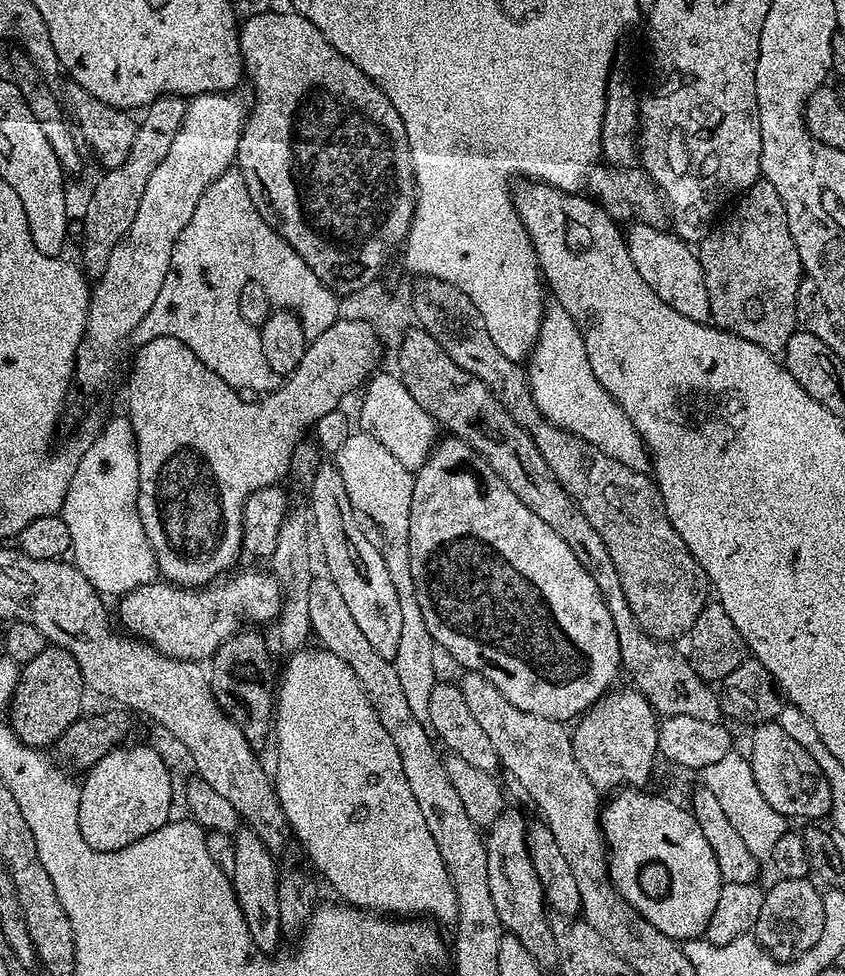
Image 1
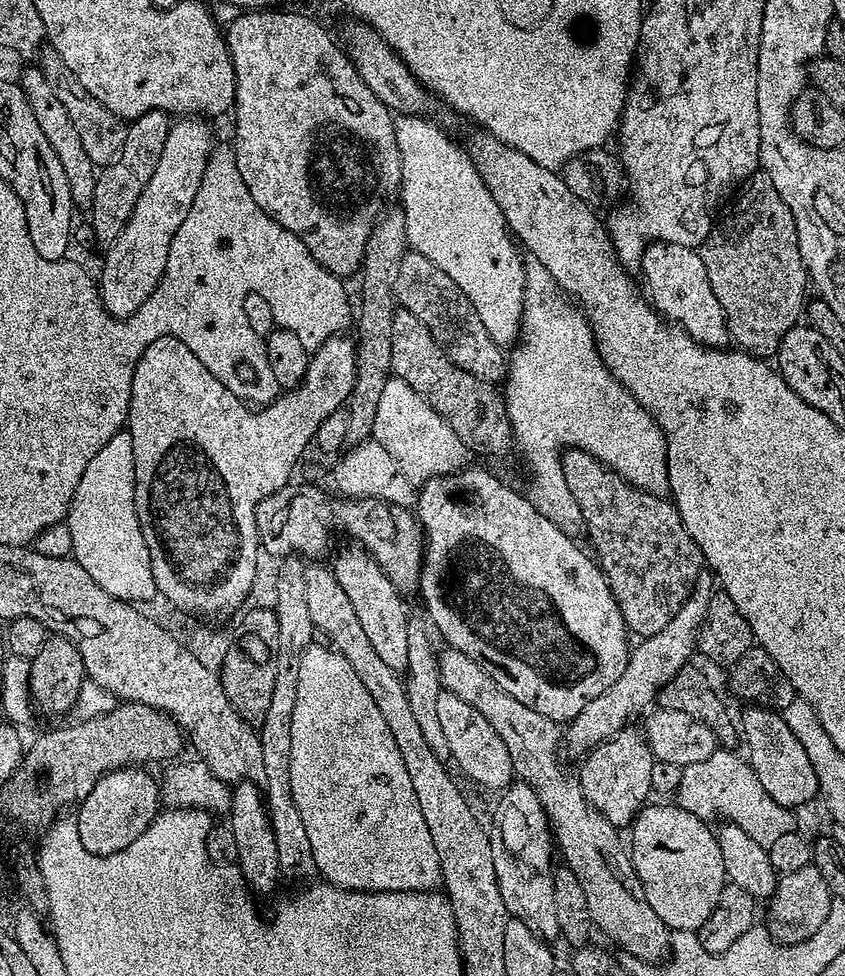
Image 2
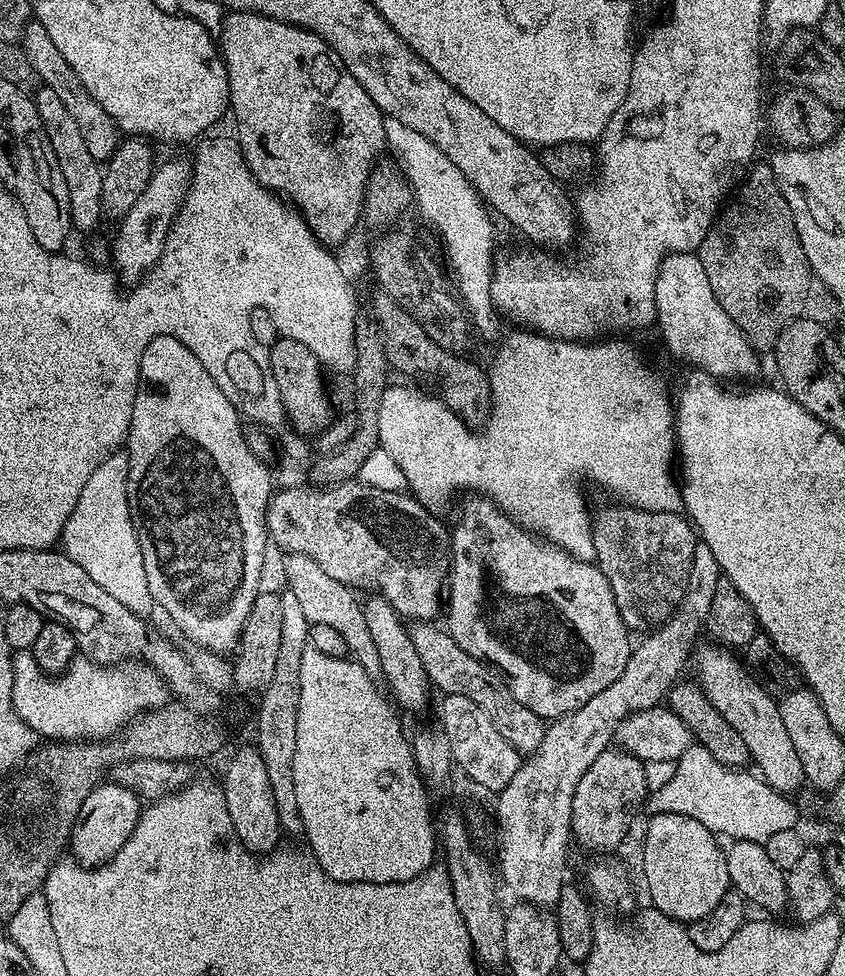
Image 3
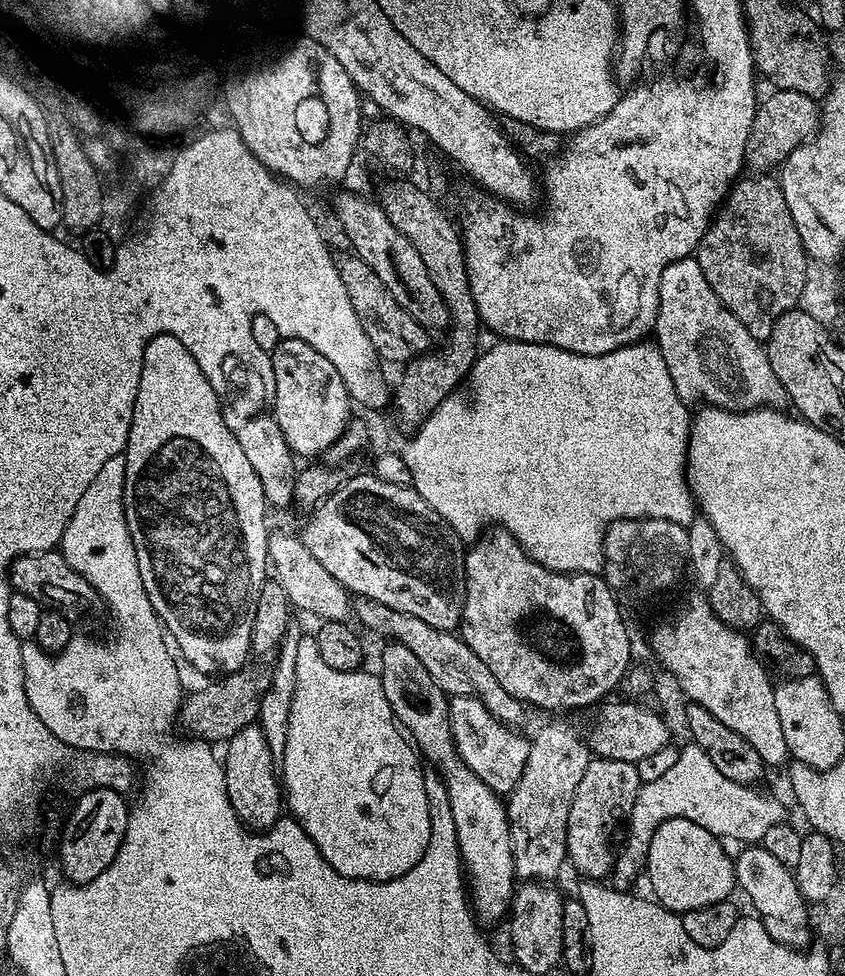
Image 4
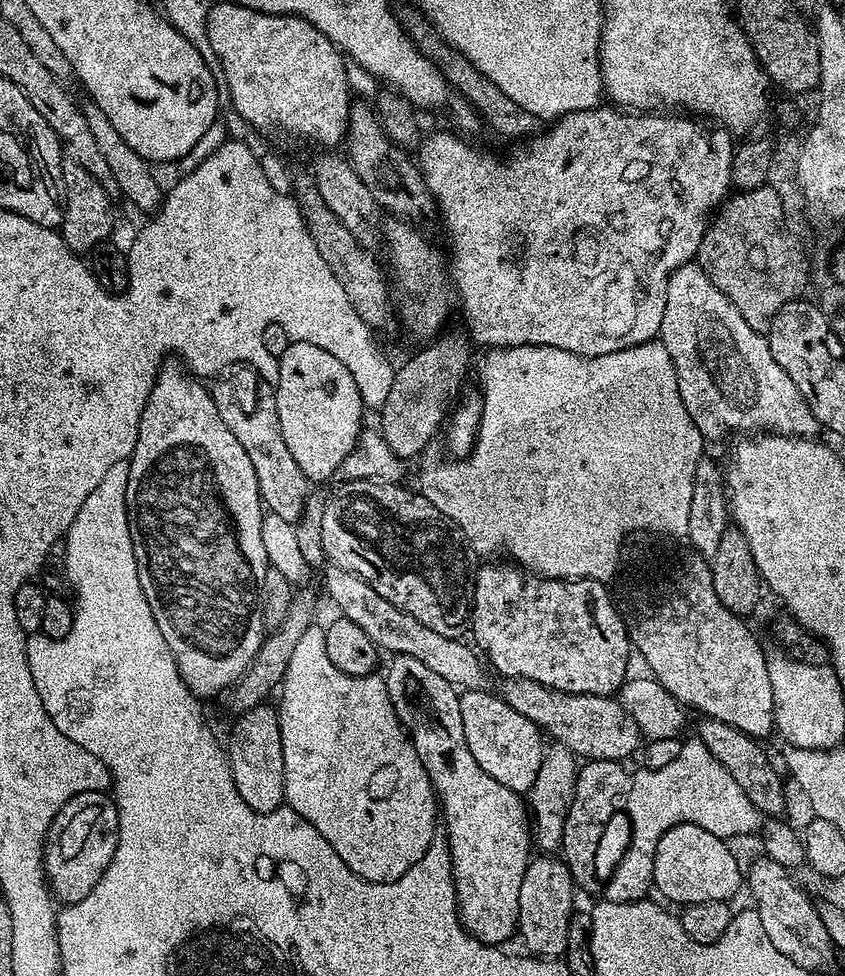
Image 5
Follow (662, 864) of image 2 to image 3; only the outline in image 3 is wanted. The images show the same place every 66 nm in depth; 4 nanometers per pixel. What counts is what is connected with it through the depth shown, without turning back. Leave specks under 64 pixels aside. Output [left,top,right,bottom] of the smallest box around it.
[642,815,730,926]

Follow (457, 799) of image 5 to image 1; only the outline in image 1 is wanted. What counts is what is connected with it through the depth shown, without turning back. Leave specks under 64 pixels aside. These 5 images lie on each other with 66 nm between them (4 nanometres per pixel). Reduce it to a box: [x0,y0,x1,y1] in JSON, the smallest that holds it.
[310,463,402,660]

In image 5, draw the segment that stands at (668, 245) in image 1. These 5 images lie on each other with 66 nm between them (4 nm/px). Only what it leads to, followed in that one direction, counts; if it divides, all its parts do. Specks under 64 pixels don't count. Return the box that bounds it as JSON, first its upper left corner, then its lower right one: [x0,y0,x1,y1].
[658,264,821,441]

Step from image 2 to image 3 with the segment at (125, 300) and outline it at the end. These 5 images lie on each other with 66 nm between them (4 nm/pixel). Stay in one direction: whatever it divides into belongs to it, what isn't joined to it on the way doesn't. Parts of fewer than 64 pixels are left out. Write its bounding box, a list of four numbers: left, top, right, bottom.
[111,160,192,281]

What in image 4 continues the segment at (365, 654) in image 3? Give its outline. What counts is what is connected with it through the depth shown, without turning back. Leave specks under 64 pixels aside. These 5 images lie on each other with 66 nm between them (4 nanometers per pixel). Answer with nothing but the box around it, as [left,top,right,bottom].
[268,531,354,621]

